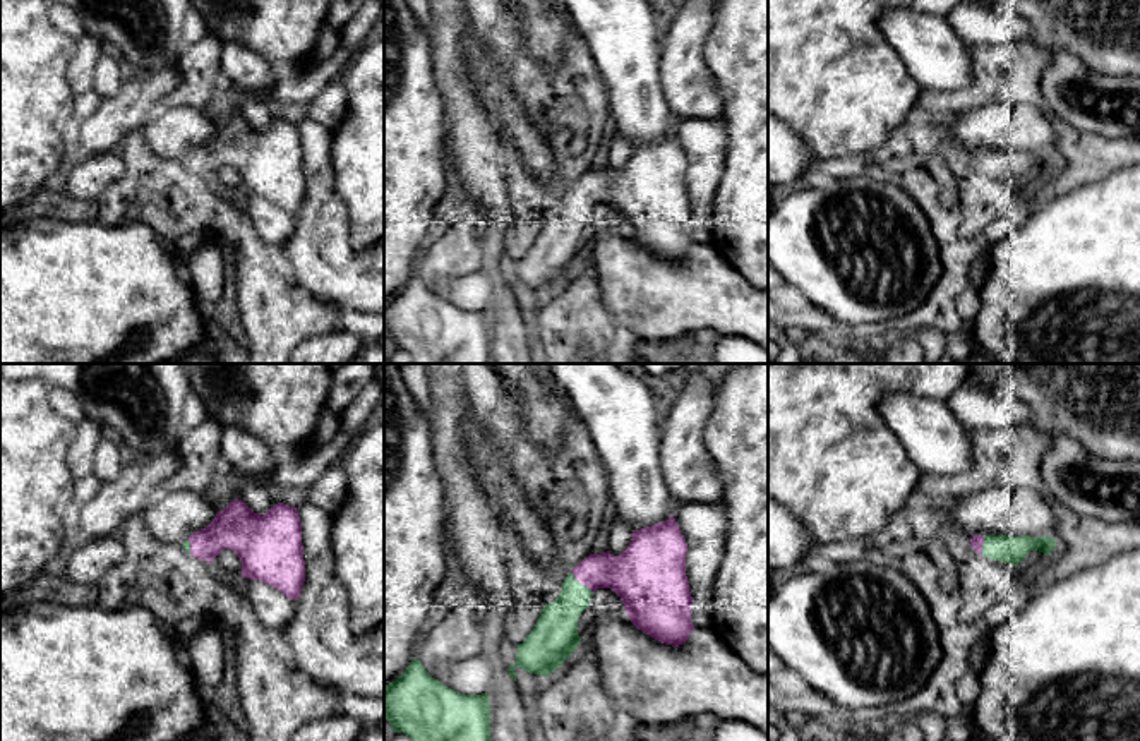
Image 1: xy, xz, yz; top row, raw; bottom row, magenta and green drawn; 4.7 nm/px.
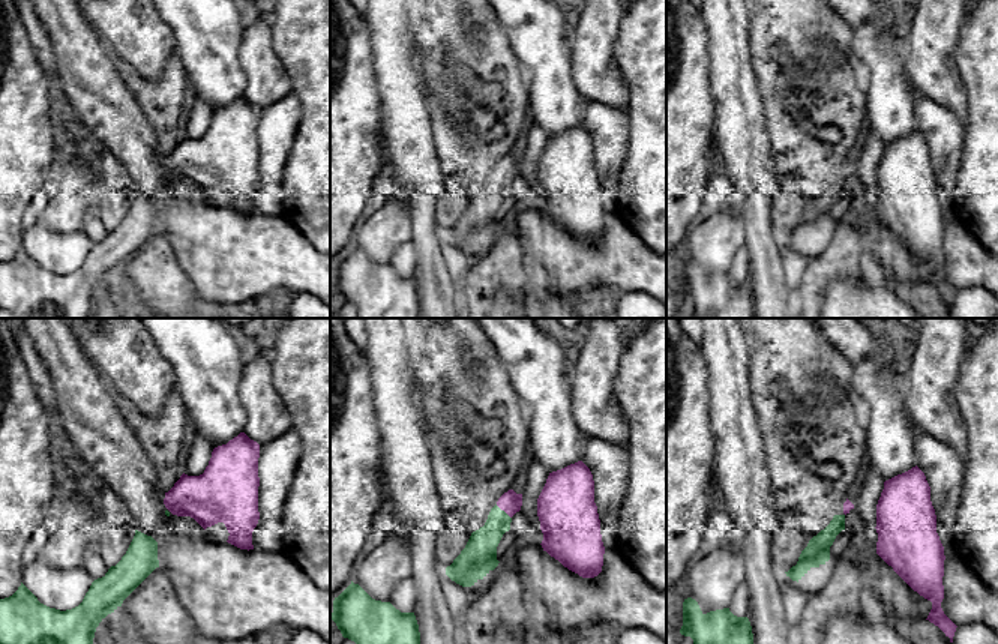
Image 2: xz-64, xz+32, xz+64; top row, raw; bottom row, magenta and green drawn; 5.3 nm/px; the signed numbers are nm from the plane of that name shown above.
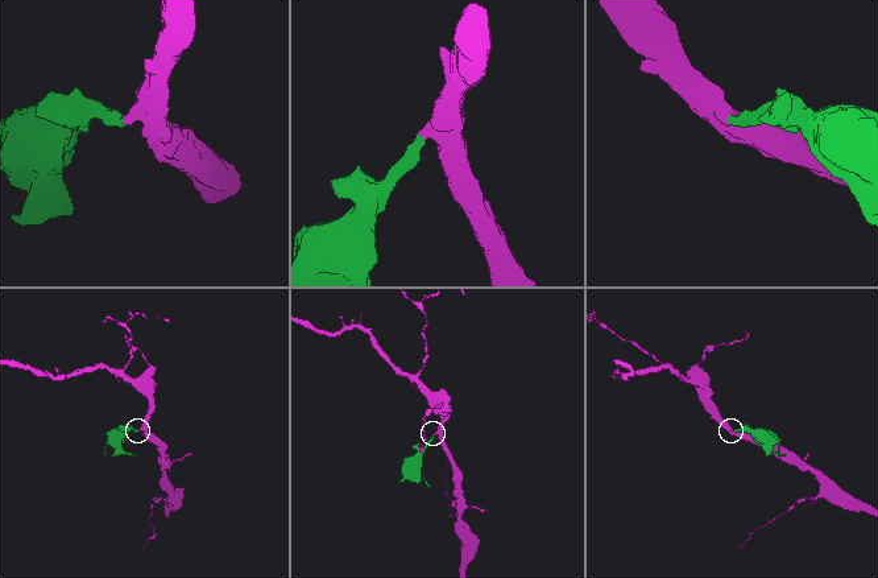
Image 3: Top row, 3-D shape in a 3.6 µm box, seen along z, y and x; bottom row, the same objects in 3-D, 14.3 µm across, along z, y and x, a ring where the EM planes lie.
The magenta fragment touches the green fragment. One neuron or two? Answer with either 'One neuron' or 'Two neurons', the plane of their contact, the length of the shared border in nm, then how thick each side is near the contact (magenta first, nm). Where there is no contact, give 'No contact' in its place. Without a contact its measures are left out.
One neuron. Touches magenta in xz. Shared border 140 nm. Thickness 240 nm (magenta) against 190 nm

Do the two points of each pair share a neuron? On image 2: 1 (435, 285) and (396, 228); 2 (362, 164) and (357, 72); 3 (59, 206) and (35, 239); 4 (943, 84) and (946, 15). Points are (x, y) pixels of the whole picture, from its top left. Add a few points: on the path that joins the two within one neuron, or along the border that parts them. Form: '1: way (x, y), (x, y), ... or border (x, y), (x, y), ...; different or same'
1: border (405, 204), (410, 213), (411, 239); different
2: way (357, 141), (357, 95); same
3: border (36, 219), (57, 231), (80, 231); different
4: way (941, 68), (941, 32); same

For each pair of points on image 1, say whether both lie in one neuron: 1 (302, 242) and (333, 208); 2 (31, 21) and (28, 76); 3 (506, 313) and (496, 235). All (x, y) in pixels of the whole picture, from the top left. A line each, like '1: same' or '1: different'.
1: different
2: same
3: same

